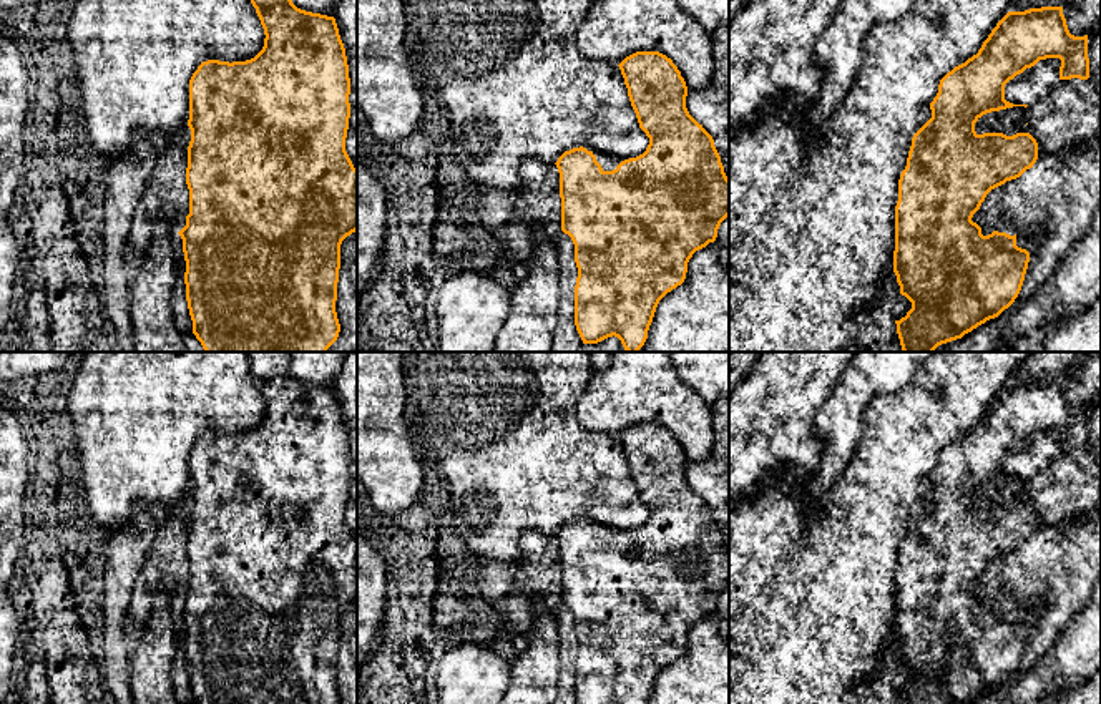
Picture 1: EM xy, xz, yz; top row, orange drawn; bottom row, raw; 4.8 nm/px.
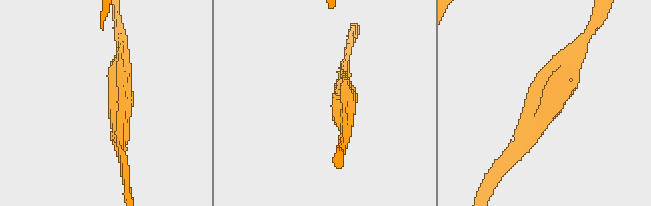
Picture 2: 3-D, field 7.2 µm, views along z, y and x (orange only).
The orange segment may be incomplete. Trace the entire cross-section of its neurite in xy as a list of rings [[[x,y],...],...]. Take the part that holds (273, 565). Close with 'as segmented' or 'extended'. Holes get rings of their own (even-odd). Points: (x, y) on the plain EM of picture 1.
[[[246,352],[249,370],[264,400],[264,418],[246,433],[203,433],[189,452],[191,513],[188,518],[186,556],[189,586],[178,604],[186,633],[184,656],[193,704],[340,704],[335,684],[340,641],[340,616],[357,603],[357,541],[347,523],[345,510],[350,490],[350,450],[345,420],[334,389],[297,380],[289,369],[289,352]]] | as segmented

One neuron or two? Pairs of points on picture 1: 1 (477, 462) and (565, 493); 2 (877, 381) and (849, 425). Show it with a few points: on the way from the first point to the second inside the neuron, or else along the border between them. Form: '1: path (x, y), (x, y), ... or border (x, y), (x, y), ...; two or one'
1: path (499, 462), (523, 462), (543, 472); one
2: path (866, 392), (851, 407), (851, 414); one

